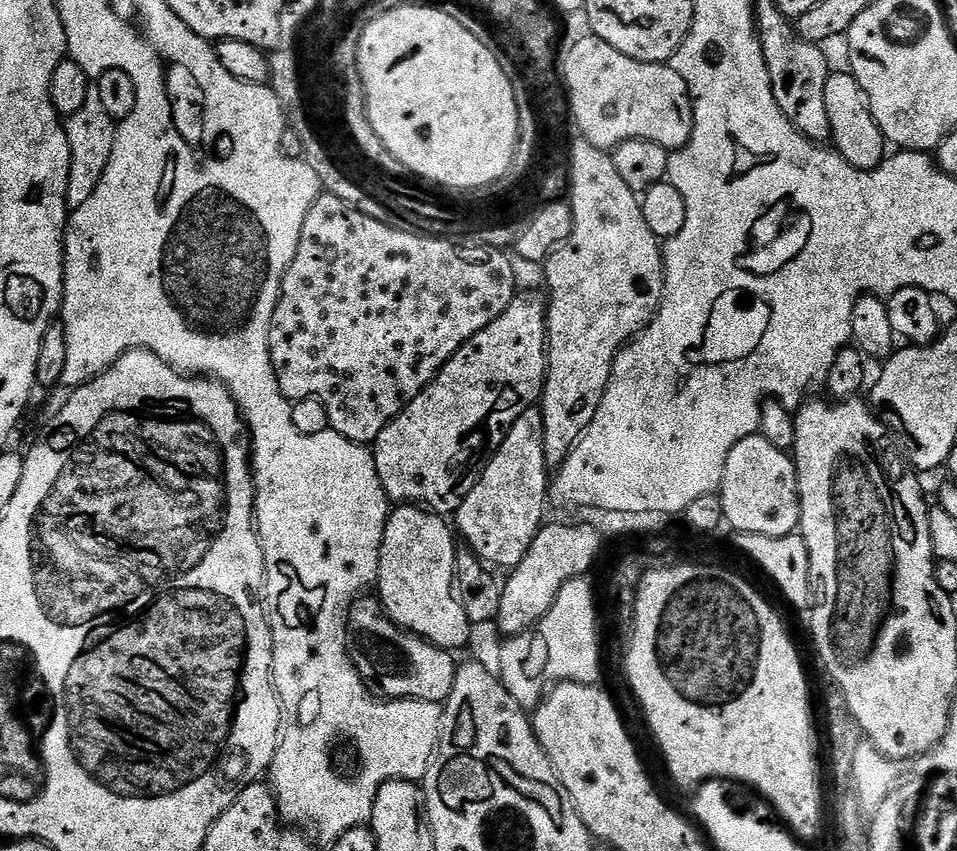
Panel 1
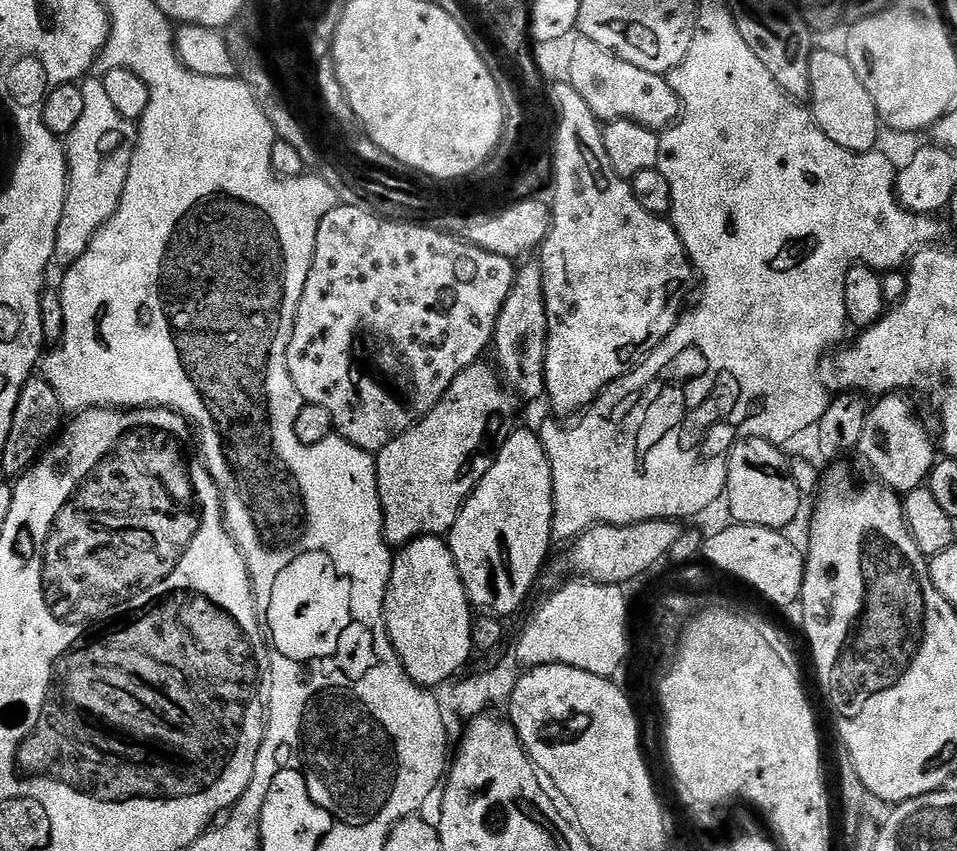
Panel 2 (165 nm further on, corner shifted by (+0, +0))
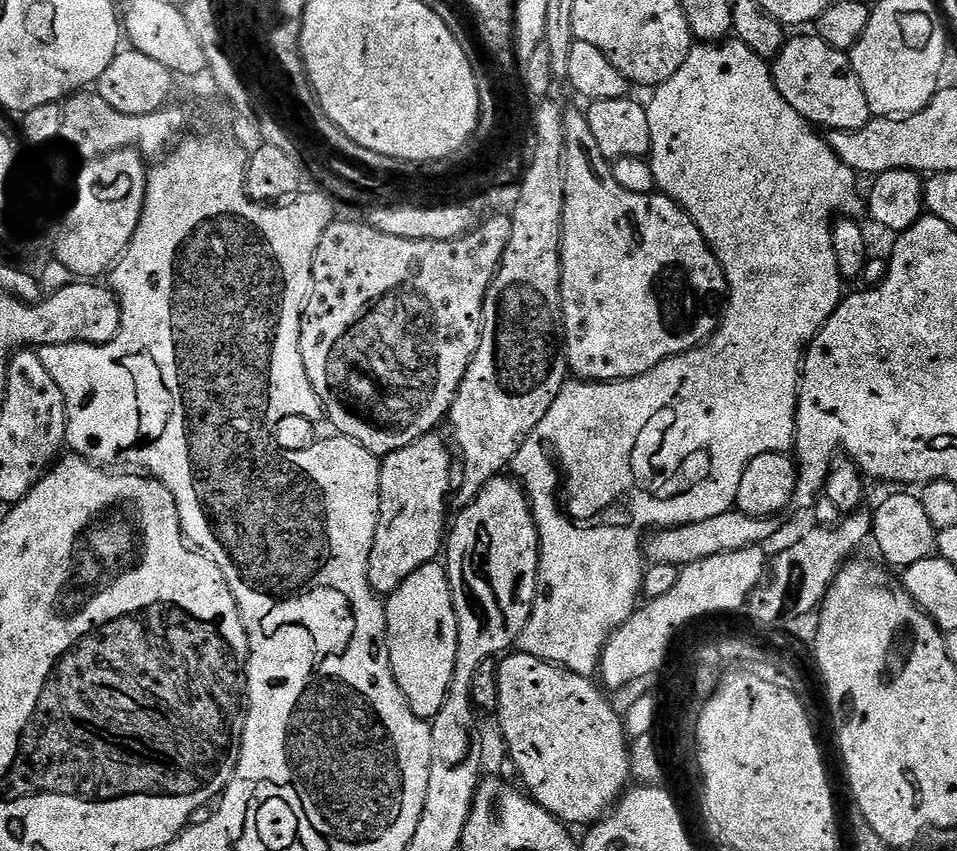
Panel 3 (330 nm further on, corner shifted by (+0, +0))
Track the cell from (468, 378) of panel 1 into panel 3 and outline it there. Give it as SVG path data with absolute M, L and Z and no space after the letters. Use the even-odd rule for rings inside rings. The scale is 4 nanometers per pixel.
M429 434L380 460L380 517L374 534L374 546L370 550L368 581L373 592L381 597L391 596L398 586L402 586L402 582L406 582L406 578L410 578L410 574L414 574L414 570L433 563L439 557L436 555L439 552L441 555L445 547L446 533L450 528L448 495L454 492L454 452L449 445L448 448L440 434Z

